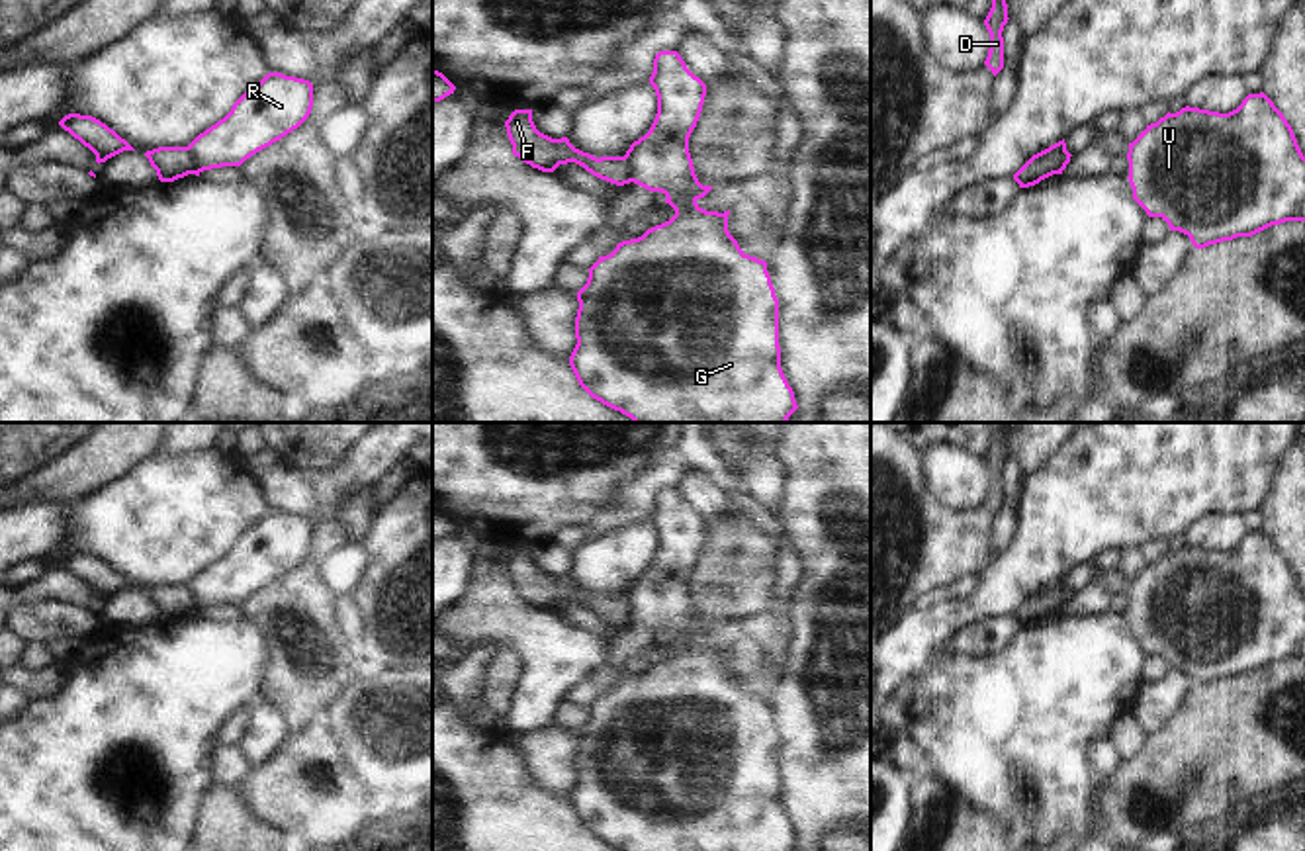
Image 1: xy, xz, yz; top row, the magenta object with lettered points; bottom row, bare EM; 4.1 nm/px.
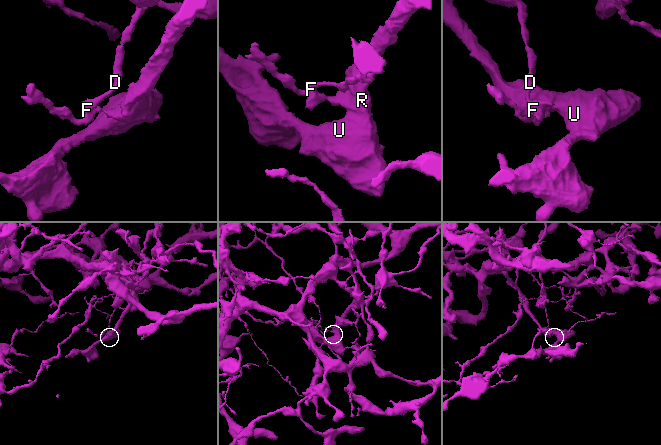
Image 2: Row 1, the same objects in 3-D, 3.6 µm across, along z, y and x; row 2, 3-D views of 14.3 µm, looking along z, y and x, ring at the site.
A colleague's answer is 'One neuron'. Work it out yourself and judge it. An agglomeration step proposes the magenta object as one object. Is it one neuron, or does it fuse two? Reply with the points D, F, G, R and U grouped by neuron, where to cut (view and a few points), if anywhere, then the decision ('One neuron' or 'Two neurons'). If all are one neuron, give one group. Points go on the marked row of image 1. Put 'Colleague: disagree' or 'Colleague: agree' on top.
Colleague: disagree
Groups: D F / G R U. Split along yz (1065, 147), (1051, 153), (1047, 163), (1049, 175). Two neurons

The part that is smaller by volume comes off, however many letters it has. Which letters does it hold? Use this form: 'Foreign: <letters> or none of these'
Foreign: D, F

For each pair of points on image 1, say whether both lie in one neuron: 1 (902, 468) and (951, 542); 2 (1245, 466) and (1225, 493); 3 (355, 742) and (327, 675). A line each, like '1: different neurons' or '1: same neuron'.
1: same neuron
2: same neuron
3: different neurons

